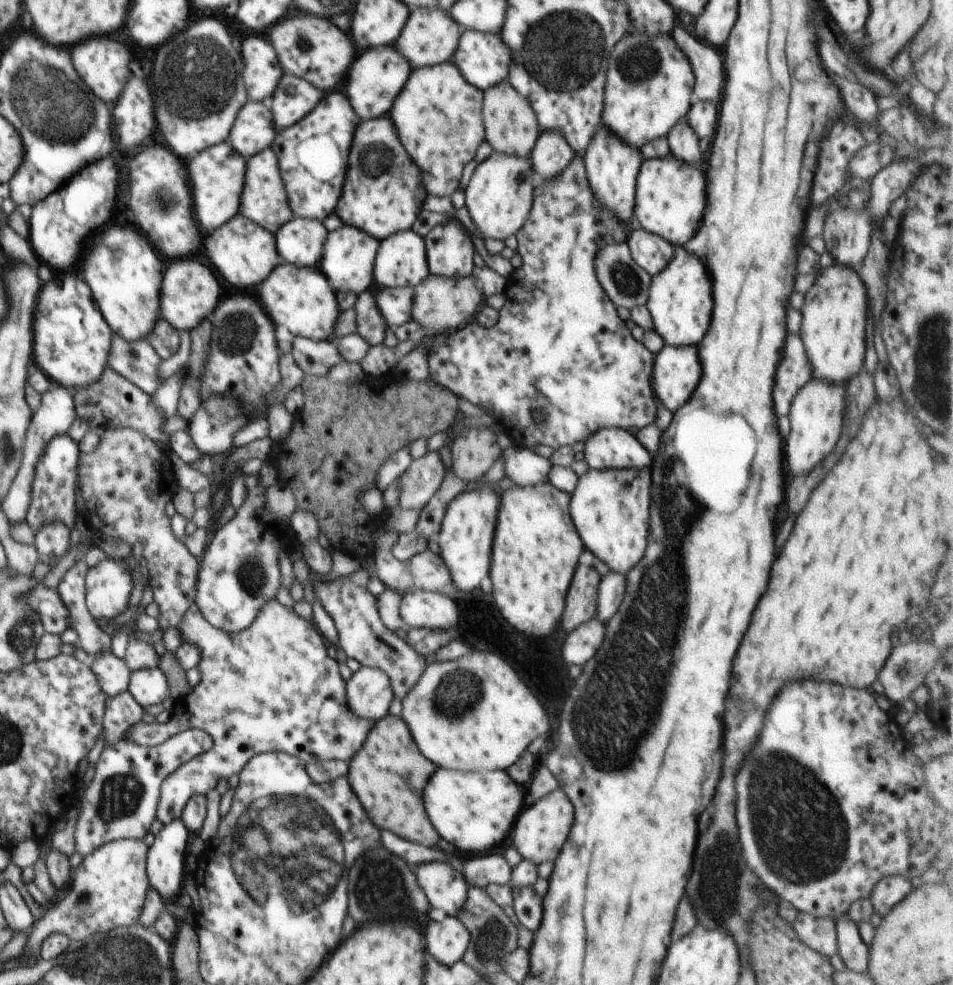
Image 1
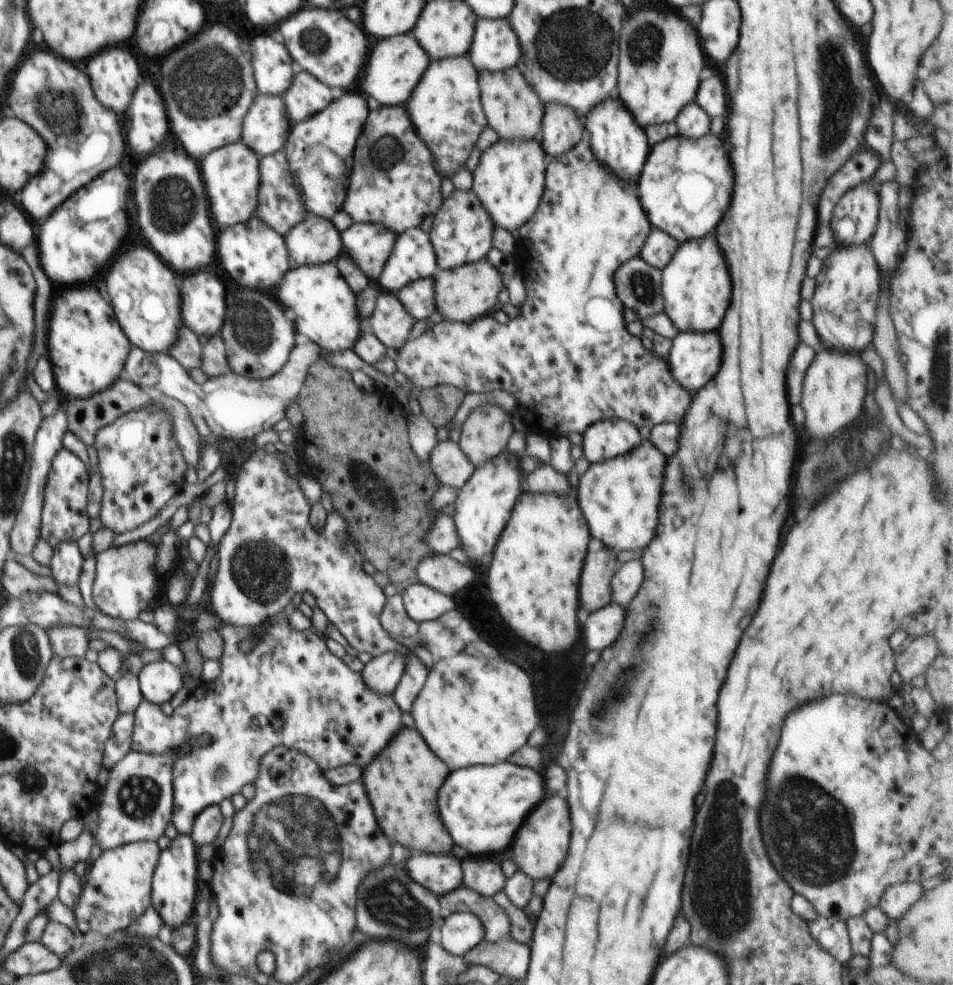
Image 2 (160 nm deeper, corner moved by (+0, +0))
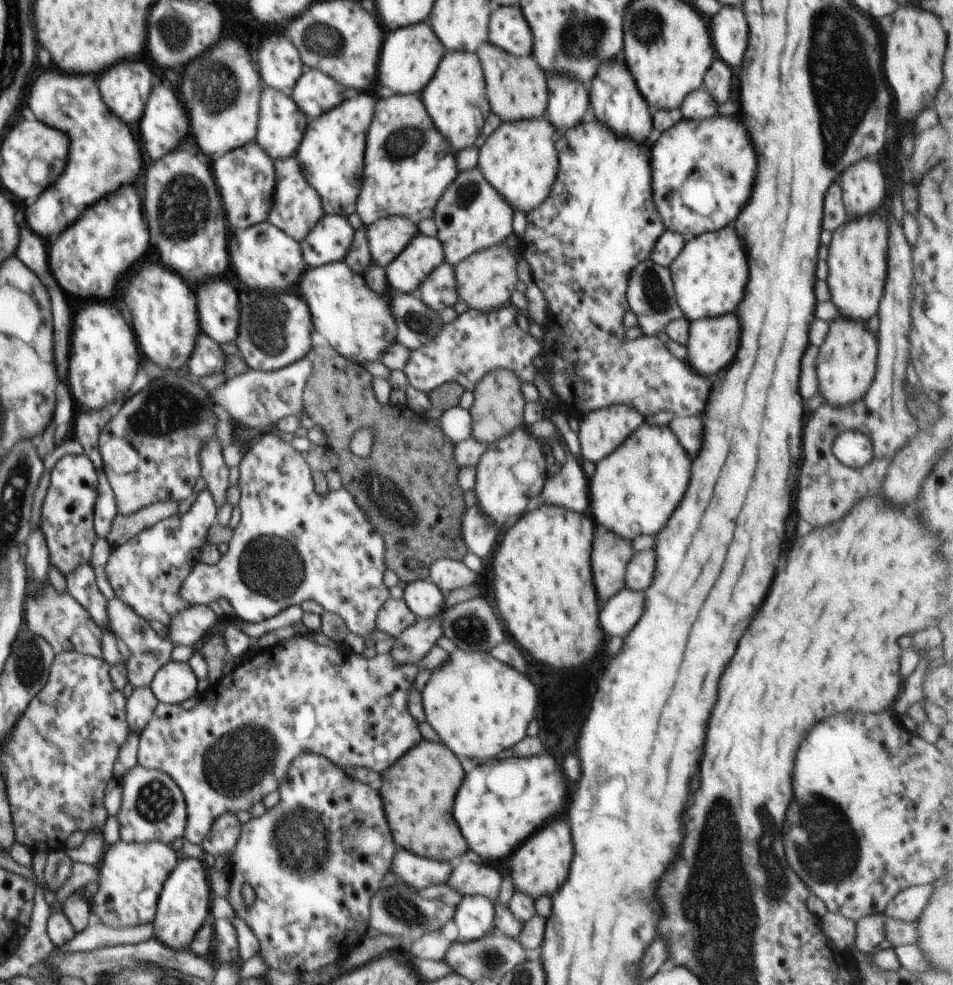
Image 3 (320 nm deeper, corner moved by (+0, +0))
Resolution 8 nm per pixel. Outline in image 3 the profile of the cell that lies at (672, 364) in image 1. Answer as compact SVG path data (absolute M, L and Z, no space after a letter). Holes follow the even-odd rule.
M734 312L689 323L688 364L700 374L716 374L734 360L740 342L740 322Z

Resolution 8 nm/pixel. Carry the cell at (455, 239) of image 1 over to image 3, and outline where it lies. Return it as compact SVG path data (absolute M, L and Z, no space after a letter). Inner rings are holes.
M478 166L460 171L435 208L436 238L442 243L445 262L452 266L471 254L504 243L512 232L510 203L486 180Z

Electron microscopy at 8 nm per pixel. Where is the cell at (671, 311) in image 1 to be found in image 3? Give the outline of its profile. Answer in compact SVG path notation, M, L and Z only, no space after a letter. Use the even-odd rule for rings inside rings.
M732 226L686 240L685 247L669 269L678 304L688 322L734 312L744 296L748 282L746 252Z

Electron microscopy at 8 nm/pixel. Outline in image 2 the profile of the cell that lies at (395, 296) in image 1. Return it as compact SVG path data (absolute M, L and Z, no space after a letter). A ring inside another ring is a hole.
M432 277L418 280L404 286L395 294L404 310L420 321L427 319L436 312L434 306L434 279Z

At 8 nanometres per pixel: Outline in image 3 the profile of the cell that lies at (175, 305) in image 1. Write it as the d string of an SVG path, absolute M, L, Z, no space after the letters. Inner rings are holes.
M226 282L200 286L196 294L201 332L219 344L235 342L239 333L239 294Z

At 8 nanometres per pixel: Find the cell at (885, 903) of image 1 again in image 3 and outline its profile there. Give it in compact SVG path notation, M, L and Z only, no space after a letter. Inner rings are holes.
M916 885L900 891L885 908L885 916L911 923L917 921L934 894L935 885Z

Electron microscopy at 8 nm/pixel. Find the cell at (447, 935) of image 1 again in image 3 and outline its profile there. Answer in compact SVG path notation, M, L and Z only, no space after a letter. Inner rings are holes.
M464 895L459 902L453 921L459 930L456 941L465 943L490 932L495 920L495 904L482 895Z

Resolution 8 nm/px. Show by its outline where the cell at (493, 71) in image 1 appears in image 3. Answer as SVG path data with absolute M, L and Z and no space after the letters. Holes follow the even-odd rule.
M519 5L496 6L489 20L489 40L512 56L533 54L533 34Z

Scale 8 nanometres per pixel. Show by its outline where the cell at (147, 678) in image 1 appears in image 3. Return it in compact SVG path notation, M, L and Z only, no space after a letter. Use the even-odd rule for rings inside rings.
M171 660L158 670L149 687L160 703L180 705L198 694L198 681L188 661Z

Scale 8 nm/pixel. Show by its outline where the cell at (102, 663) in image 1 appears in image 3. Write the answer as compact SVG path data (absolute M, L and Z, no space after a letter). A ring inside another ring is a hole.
M150 687L135 688L132 695L127 699L125 711L127 723L133 732L140 734L150 722L155 706L160 703L153 695Z

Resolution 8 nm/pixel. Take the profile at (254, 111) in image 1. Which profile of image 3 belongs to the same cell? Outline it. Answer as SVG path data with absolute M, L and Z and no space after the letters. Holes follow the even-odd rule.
M270 85L263 86L255 141L268 153L268 156L274 160L284 160L294 156L308 124L307 116L303 114L301 108L298 108L289 92L276 90Z

